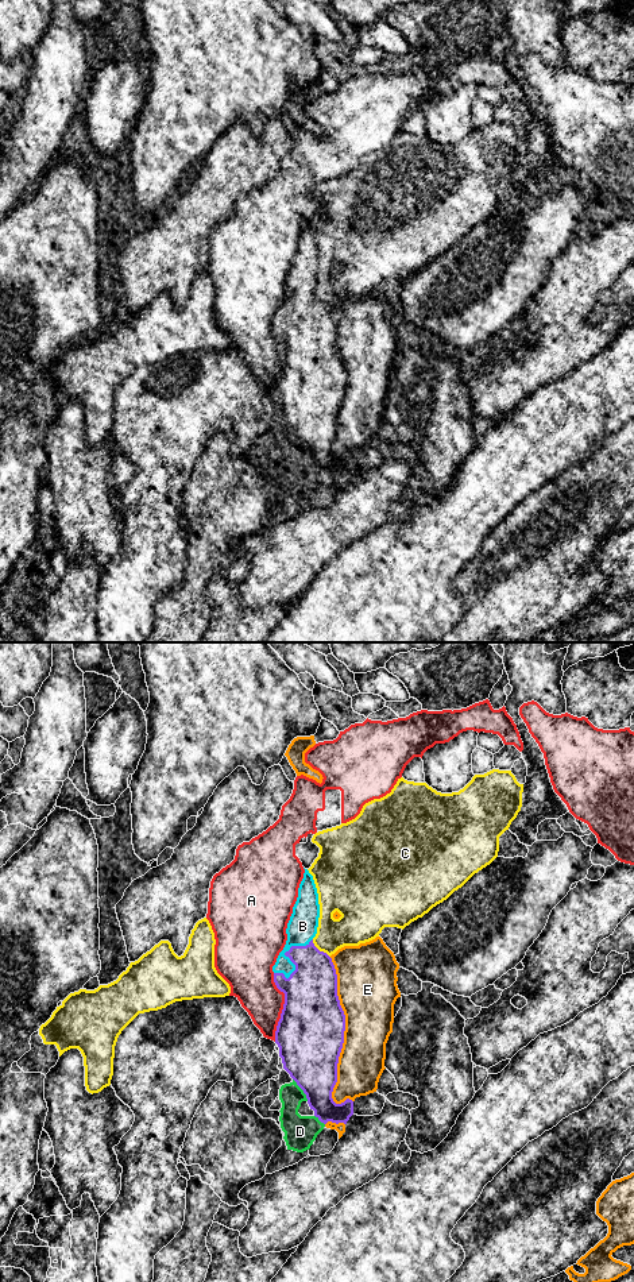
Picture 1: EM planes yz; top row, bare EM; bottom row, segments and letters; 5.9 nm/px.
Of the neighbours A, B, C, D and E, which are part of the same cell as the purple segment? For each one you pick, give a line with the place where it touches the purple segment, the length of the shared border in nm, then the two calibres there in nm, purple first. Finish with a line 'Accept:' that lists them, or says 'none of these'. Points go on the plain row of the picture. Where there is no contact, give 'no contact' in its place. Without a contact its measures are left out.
B: meets purple in yz at (289, 309); contact 320 nm long; 320 nm thick on the purple side, 180 nm on the other
Accept: B

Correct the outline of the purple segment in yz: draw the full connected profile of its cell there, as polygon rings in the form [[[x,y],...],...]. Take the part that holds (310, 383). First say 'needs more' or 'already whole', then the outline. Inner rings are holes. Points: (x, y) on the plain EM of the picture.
needs more | [[[305,221],[298,250],[287,275],[287,293],[272,318],[274,335],[285,345],[285,356],[275,383],[283,421],[304,443],[314,468],[324,476],[344,475],[353,467],[353,453],[336,456],[332,451],[337,435],[337,416],[344,395],[345,367],[337,348],[337,327],[332,310],[320,304],[313,290],[320,270],[318,246],[313,228]]]

